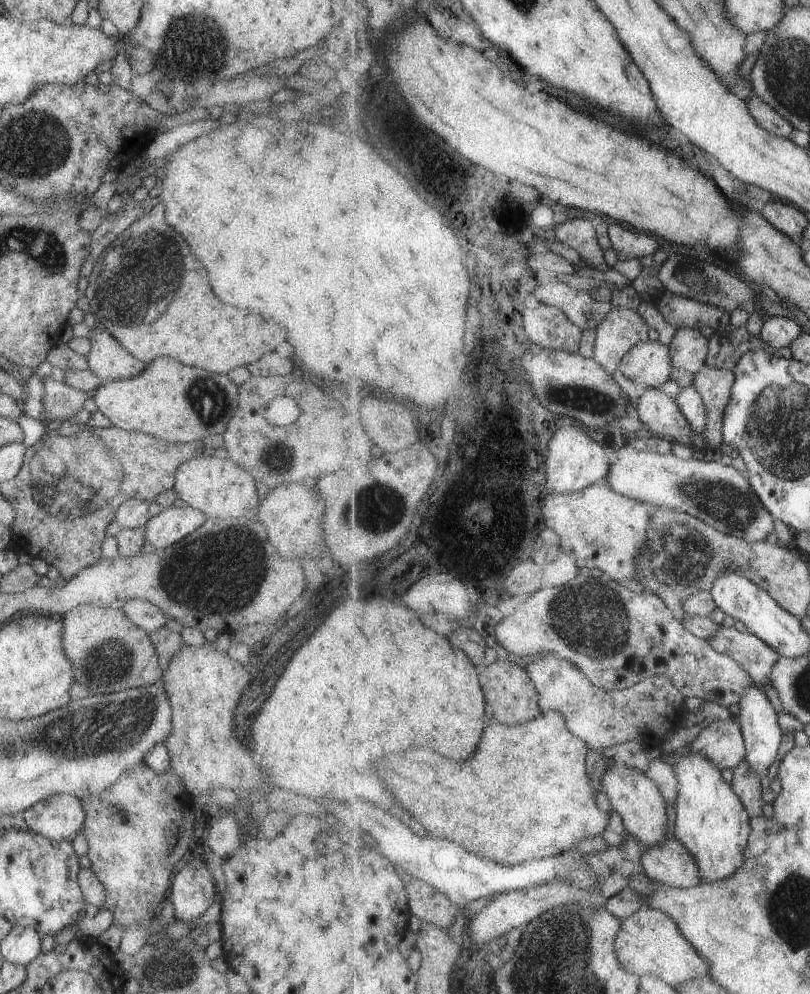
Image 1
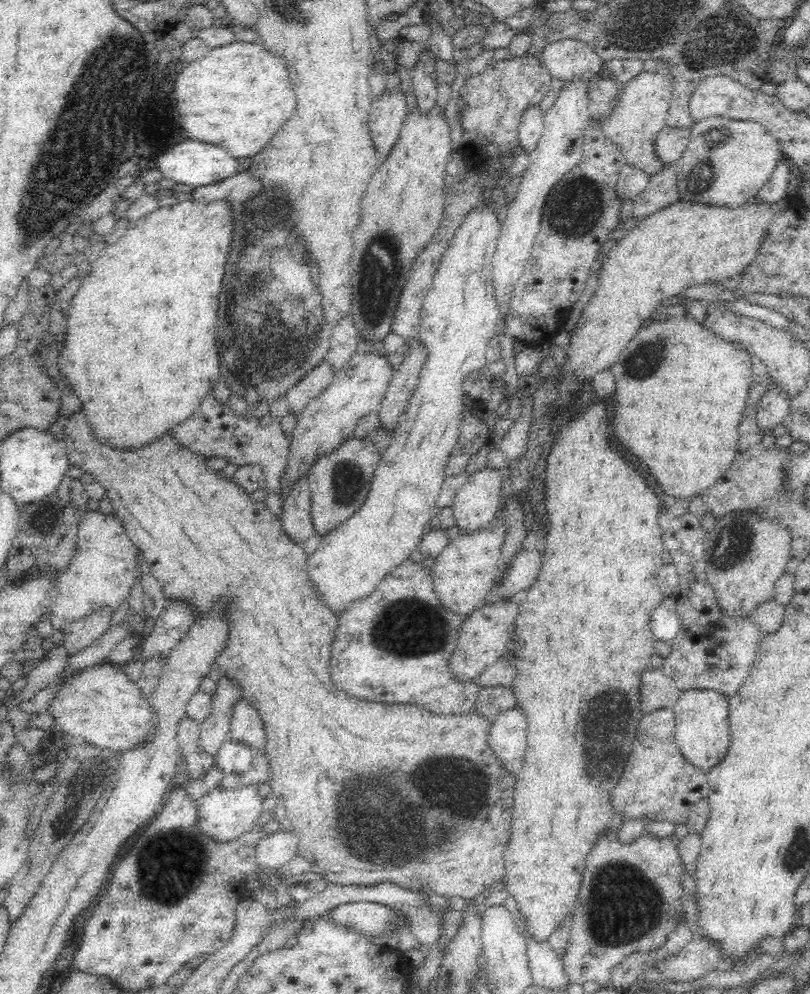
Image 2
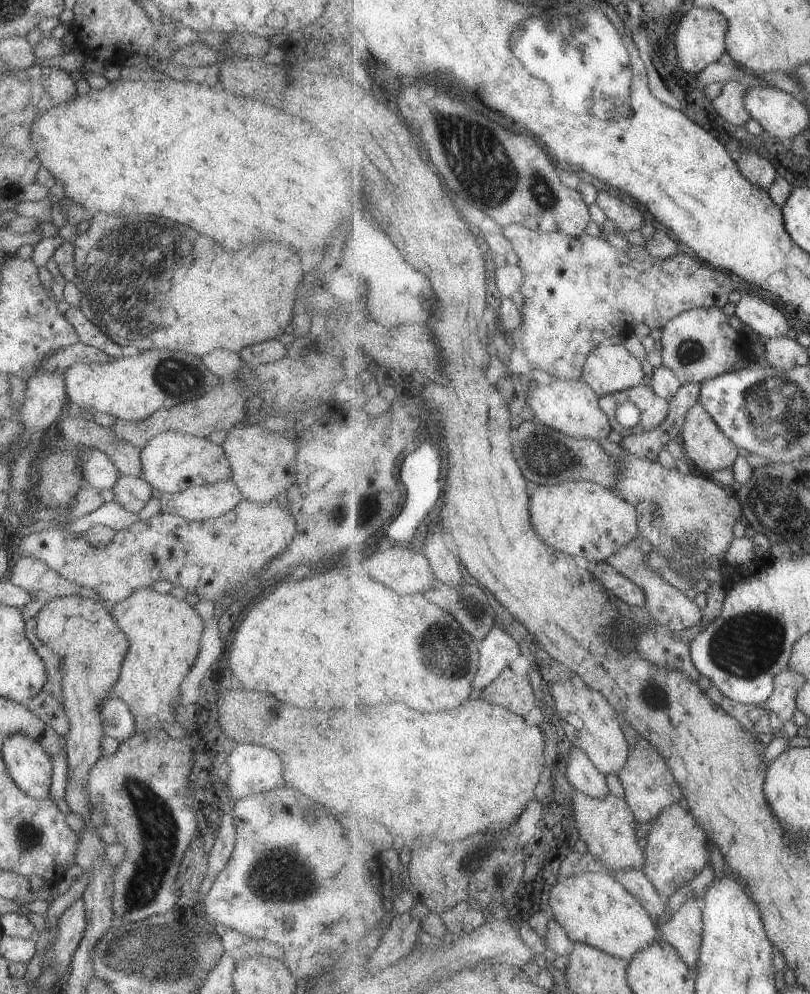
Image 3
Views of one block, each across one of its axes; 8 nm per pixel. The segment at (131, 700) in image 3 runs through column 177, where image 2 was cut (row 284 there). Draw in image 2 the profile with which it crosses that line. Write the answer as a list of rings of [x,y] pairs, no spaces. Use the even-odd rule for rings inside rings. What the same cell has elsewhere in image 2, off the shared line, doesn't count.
[[[791,190],[776,204],[764,204],[754,197],[738,208],[724,208],[724,206],[714,203],[710,205],[710,203],[680,198],[672,204],[648,214],[642,220],[638,220],[636,226],[624,238],[618,240],[609,251],[609,257],[605,263],[600,265],[598,289],[585,306],[576,328],[569,331],[570,343],[564,345],[567,361],[565,365],[560,365],[560,381],[555,386],[557,397],[547,410],[550,418],[554,410],[570,406],[570,396],[574,396],[580,390],[582,384],[580,379],[584,380],[588,376],[594,376],[594,372],[600,372],[600,370],[608,368],[612,362],[616,362],[616,358],[620,356],[624,346],[636,336],[636,331],[642,327],[642,320],[650,318],[650,313],[654,310],[662,310],[659,305],[661,300],[683,293],[688,287],[702,285],[710,278],[724,281],[730,276],[742,272],[759,254],[762,242],[768,236],[768,228],[770,228],[774,216],[778,212],[786,210],[787,204],[792,200]],[[571,370],[577,370],[579,375],[572,375]]]

